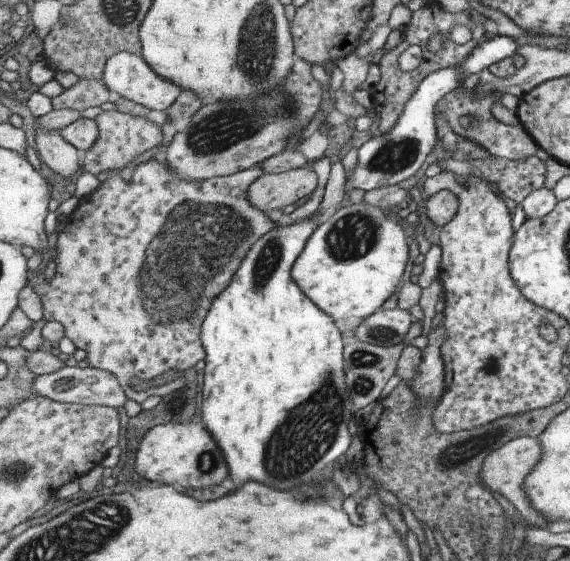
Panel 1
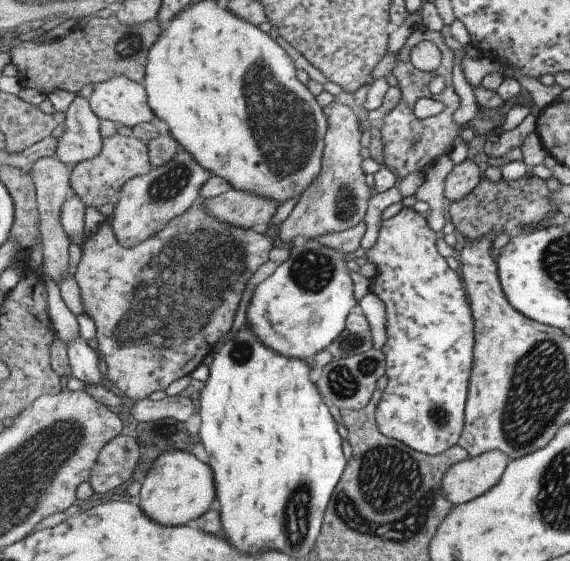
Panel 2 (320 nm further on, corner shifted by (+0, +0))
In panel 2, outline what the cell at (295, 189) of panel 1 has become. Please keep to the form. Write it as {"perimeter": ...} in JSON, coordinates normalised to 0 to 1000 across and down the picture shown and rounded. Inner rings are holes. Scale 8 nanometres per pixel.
{"perimeter":[[[416,335],[356,358],[367,385],[374,381],[381,392],[395,392],[416,406],[440,406],[454,415],[468,414],[472,392],[493,365],[493,360]]]}

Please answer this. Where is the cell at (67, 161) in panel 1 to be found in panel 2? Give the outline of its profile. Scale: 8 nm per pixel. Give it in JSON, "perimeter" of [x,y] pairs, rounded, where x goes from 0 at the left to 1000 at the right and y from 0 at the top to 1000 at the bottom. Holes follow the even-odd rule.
{"perimeter":[[[126,342],[119,357],[107,371],[107,398],[111,406],[118,410],[119,424],[128,435],[135,435],[140,442],[153,424],[149,408],[153,367],[146,364],[146,357],[135,349],[135,342]]]}

